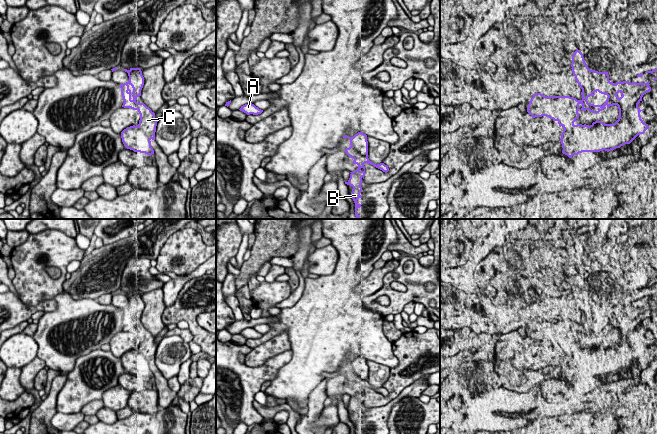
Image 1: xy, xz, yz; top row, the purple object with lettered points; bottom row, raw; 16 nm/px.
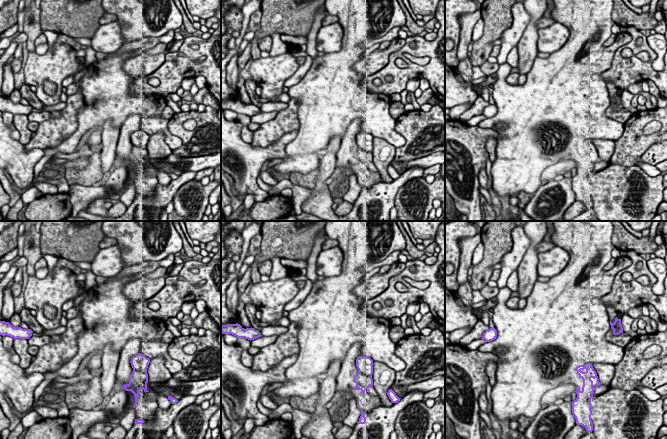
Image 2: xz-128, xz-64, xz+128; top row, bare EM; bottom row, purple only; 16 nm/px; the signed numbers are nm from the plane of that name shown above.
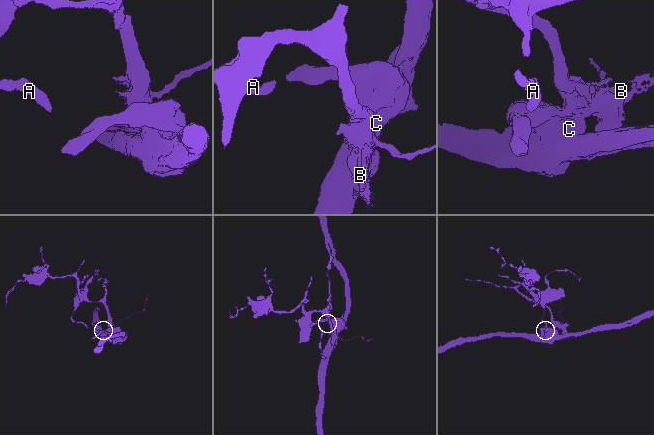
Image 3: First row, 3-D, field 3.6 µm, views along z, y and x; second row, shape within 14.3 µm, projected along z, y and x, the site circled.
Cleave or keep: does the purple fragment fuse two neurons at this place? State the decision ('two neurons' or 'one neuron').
one neuron

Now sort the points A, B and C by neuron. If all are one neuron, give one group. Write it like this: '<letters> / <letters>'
A B C

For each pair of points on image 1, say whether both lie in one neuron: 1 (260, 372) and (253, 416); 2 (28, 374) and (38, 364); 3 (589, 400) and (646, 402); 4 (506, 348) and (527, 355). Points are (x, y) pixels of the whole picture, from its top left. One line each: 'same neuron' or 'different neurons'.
1: same neuron
2: same neuron
3: same neuron
4: different neurons

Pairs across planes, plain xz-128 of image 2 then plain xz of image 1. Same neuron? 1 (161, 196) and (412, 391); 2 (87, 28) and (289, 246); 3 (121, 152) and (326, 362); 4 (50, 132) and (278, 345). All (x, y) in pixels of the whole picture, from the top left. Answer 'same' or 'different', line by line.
1: same
2: same
3: different
4: same

